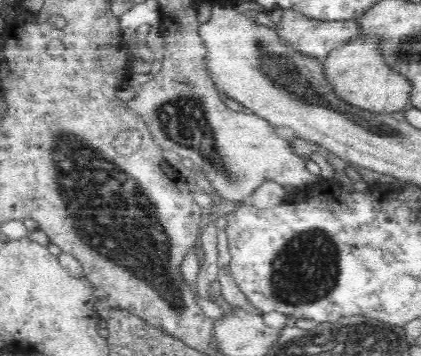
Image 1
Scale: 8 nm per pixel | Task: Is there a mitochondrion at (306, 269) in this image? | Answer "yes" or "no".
yes

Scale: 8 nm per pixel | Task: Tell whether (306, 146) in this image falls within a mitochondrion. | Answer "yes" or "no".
no

